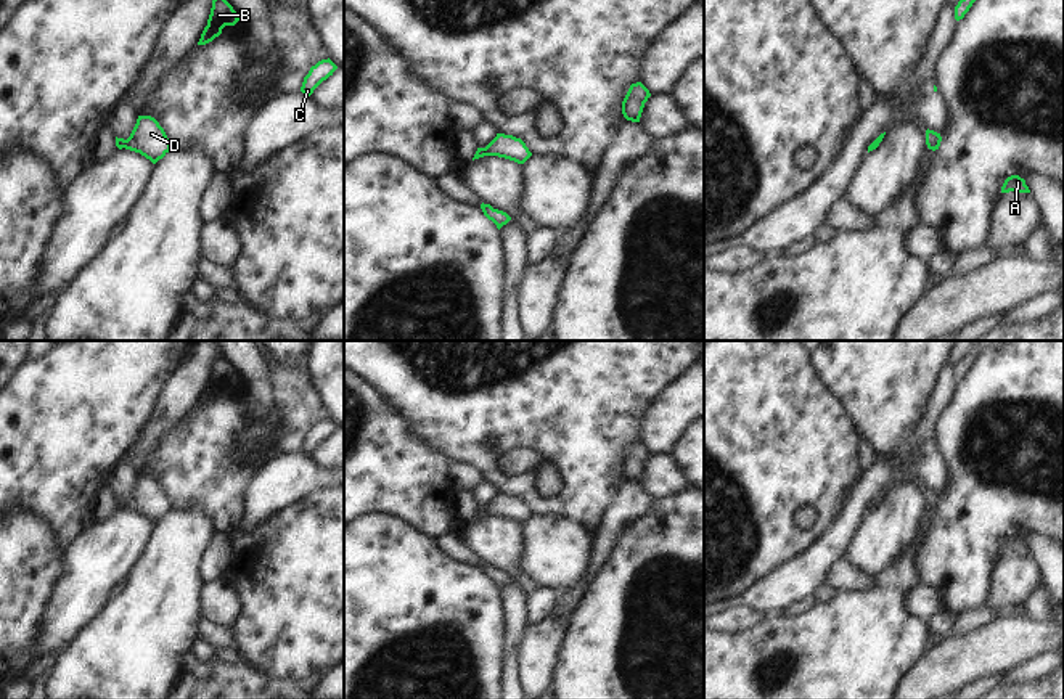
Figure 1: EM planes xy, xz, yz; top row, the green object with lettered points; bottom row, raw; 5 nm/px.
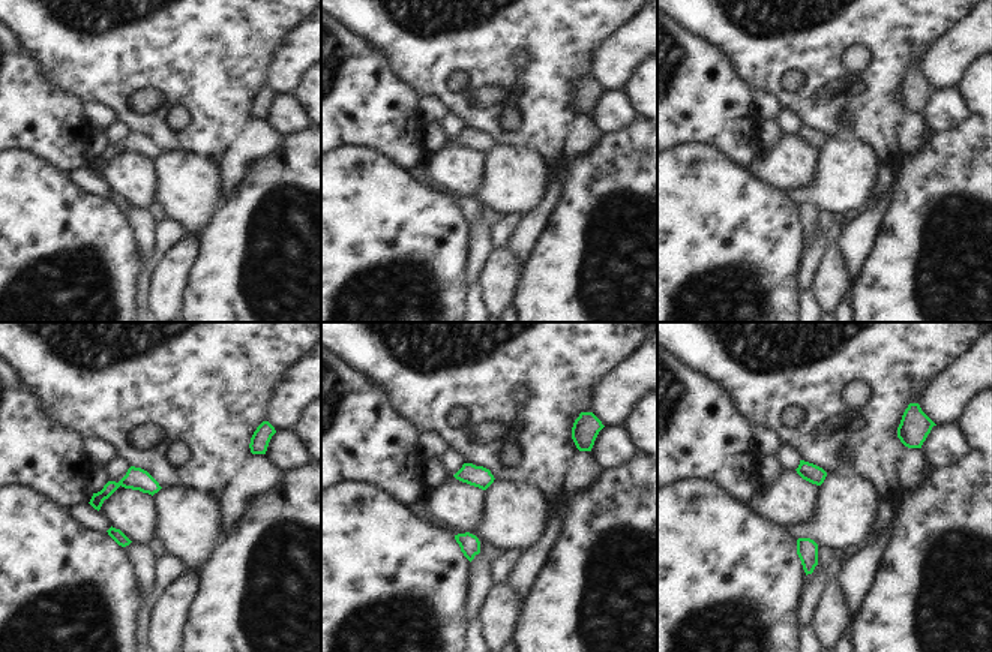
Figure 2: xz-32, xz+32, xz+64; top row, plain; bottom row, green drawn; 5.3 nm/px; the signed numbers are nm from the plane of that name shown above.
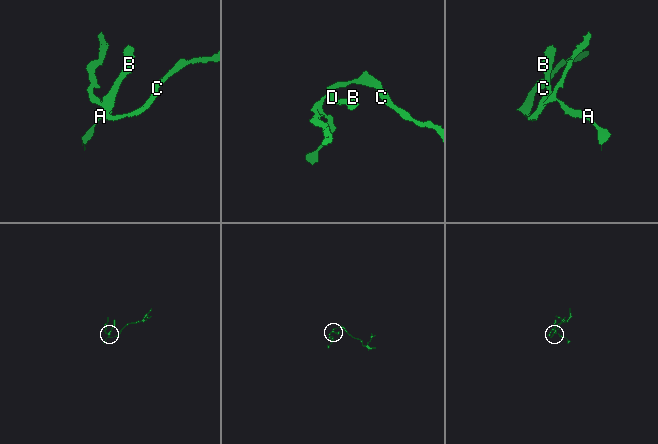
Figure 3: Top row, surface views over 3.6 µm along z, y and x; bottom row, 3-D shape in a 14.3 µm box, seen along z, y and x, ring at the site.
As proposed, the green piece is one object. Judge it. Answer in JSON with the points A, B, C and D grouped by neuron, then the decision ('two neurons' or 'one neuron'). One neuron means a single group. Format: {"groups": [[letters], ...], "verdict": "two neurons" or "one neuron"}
{"groups": [["A"], ["B", "C", "D"]], "verdict": "two neurons"}

